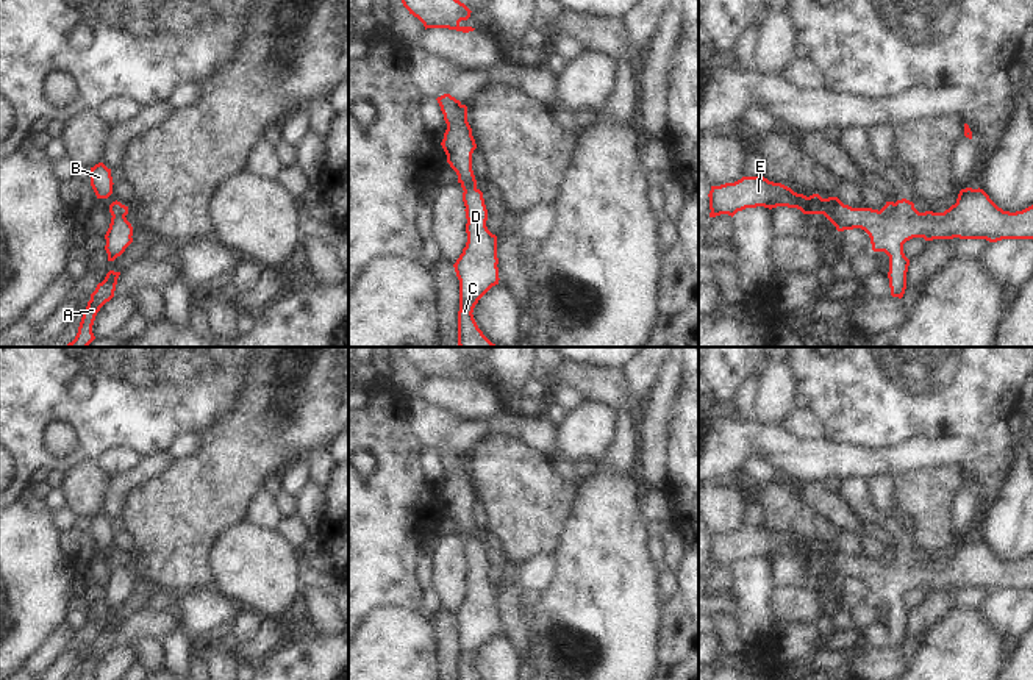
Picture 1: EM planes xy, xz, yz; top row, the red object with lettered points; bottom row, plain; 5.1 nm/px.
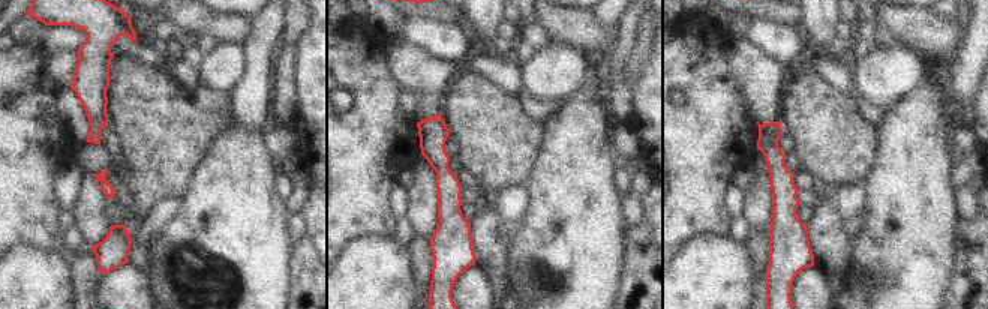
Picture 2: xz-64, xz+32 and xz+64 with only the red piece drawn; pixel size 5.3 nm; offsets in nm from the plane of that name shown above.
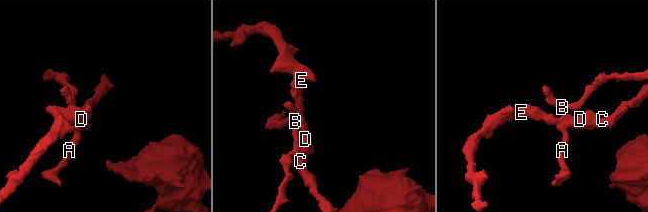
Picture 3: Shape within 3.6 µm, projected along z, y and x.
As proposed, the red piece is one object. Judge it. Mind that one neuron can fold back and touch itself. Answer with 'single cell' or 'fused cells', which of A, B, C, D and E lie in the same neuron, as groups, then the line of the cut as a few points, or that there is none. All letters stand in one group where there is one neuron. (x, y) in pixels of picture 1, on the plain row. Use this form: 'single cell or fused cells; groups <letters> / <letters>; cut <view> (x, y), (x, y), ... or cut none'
fused cells; groups A C D E / B; cut yz (896, 554), (888, 565), (879, 561)

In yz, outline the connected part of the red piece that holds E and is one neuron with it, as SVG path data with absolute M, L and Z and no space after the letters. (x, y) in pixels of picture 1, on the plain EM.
M742 527L735 533L711 536L710 547L710 567L720 564L735 566L745 558L777 558L788 557L797 558L803 564L824 564L838 582L861 578L864 580L872 594L874 602L885 602L889 607L889 638L891 646L902 649L906 639L906 622L910 610L903 603L903 594L913 588L933 589L986 589L997 592L1002 589L1033 589L1033 555L1016 563L1003 561L999 558L983 539L966 538L961 539L956 553L944 563L925 561L919 563L914 553L902 549L895 552L895 558L889 566L883 566L878 560L872 558L852 558L844 555L838 547L822 549L819 544L810 547L794 542L791 538L774 533L760 527Z

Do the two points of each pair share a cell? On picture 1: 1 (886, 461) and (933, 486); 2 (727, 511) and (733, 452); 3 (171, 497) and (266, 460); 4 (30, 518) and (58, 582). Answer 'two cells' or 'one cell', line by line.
1: two cells
2: two cells
3: one cell
4: one cell

